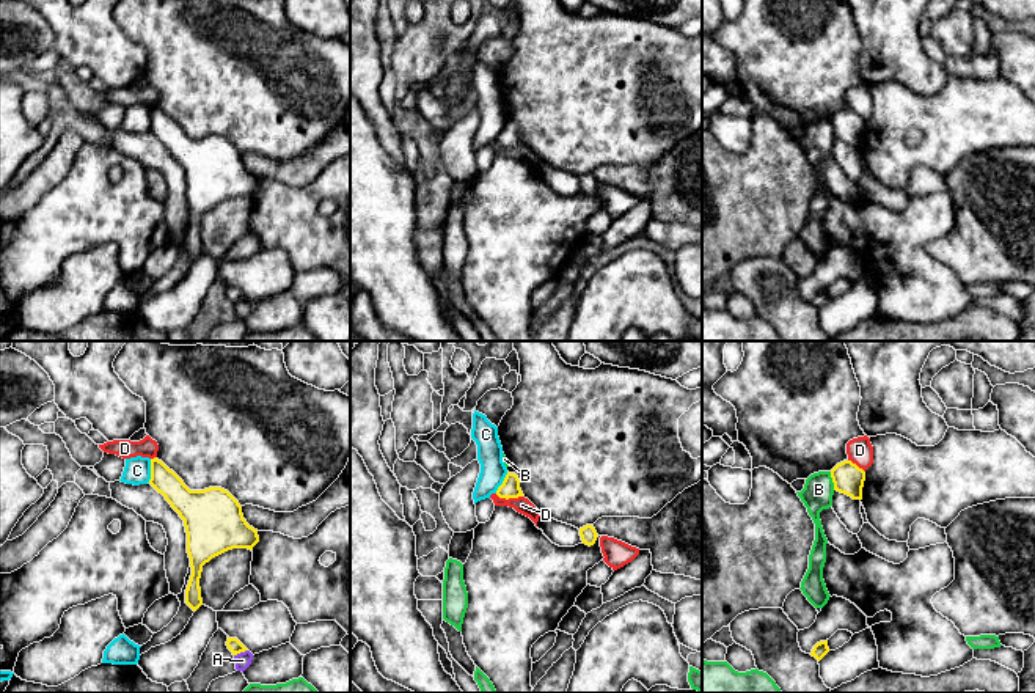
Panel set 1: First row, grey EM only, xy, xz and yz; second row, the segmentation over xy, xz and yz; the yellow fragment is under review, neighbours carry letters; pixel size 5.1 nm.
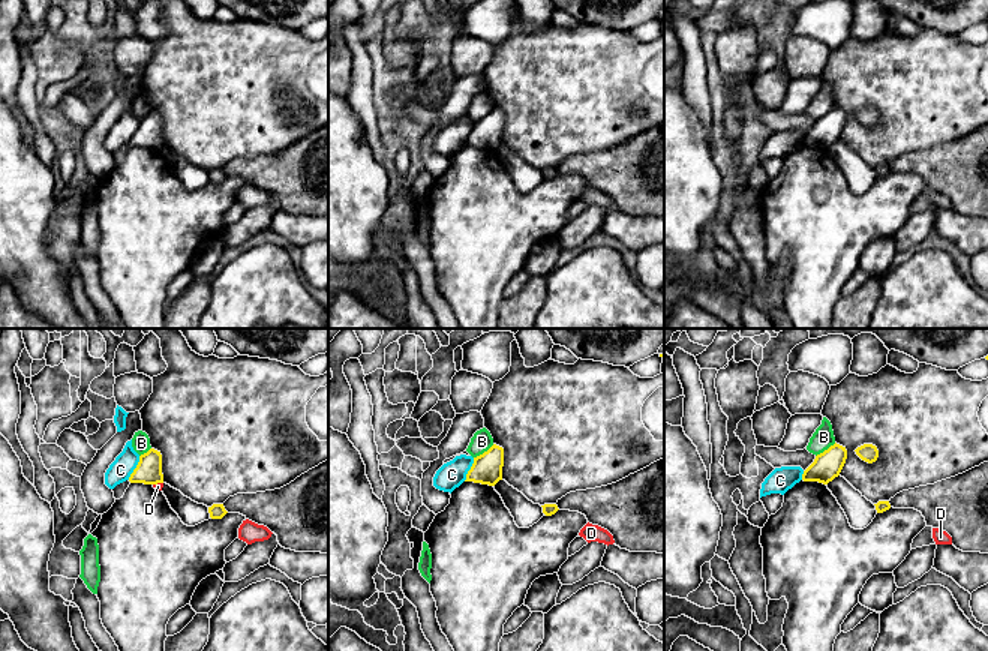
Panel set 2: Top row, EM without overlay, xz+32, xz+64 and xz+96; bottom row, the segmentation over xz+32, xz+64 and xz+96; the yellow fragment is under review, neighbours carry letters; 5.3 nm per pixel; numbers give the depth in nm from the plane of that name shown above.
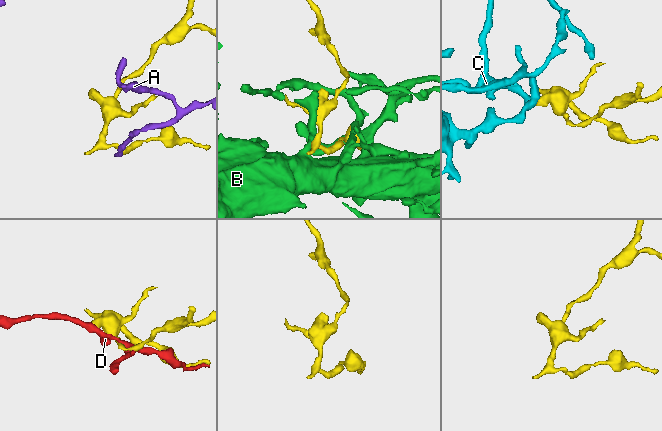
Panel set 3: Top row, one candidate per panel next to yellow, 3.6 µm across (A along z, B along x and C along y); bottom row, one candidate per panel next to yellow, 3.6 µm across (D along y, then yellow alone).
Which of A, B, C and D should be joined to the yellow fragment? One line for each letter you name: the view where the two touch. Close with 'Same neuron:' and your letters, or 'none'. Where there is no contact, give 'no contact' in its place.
Same neuron: none

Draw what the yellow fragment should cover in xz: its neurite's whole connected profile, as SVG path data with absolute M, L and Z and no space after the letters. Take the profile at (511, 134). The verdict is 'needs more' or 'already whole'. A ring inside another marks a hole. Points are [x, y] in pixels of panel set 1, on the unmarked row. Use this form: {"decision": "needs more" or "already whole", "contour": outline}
{"decision": "already whole", "contour": "M509 121L506 123L503 132L498 135L496 143L499 146L518 146L518 145L525 145L521 137L520 137L520 127L515 121Z"}

